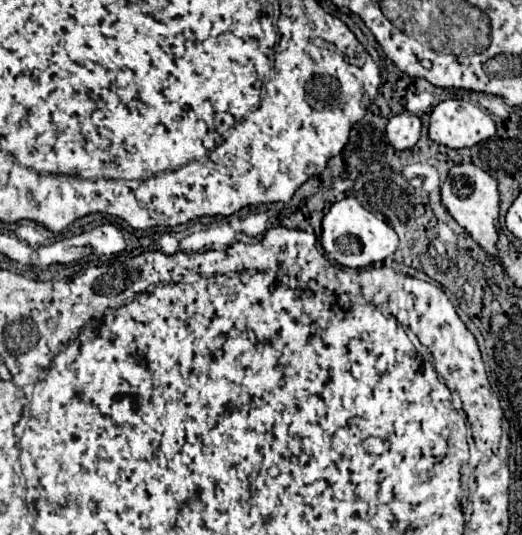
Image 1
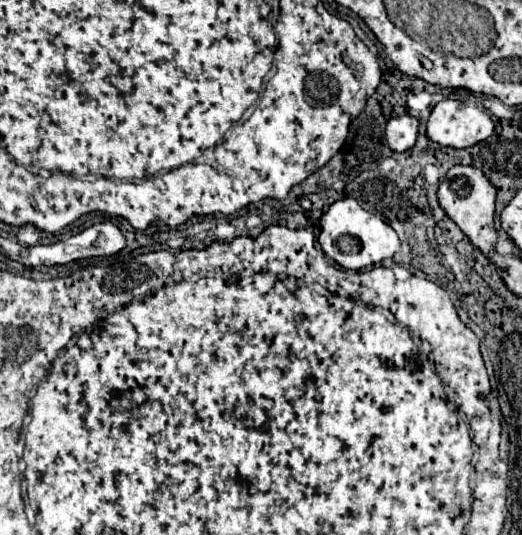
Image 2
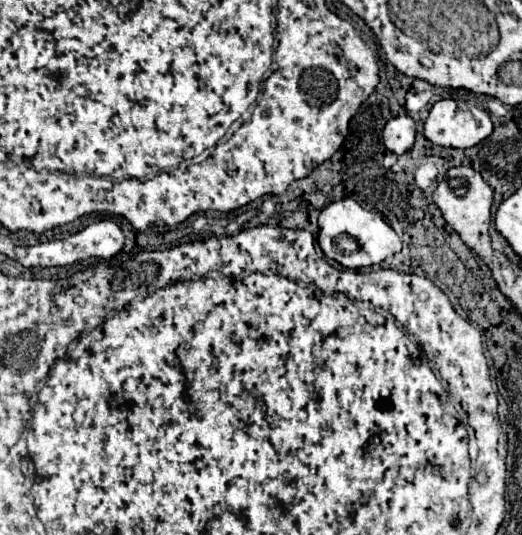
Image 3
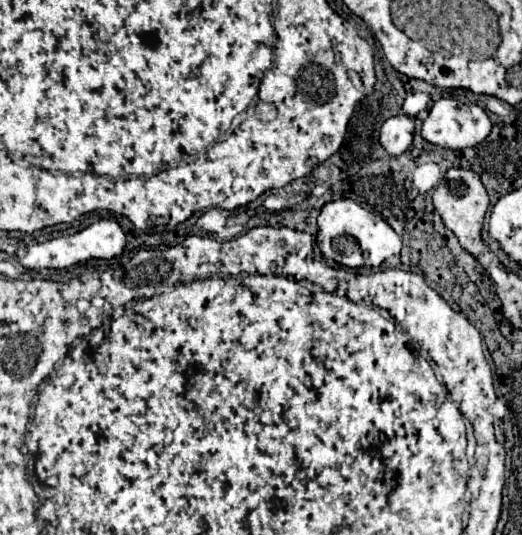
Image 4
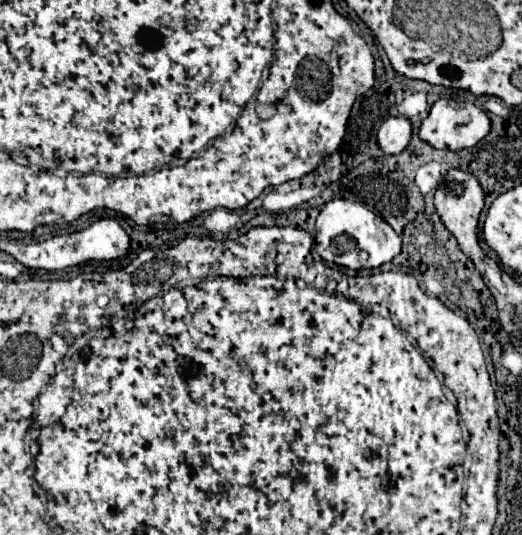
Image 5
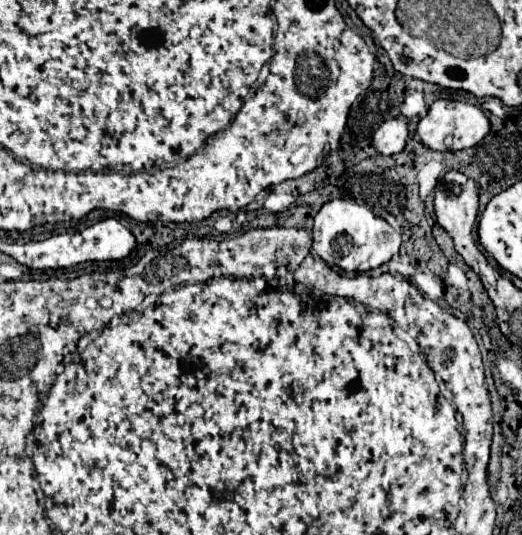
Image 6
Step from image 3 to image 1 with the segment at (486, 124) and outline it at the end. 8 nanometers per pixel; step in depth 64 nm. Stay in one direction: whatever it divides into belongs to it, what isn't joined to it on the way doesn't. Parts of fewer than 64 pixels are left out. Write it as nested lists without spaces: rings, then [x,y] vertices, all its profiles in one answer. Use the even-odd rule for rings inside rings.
[[[444,100],[430,114],[430,140],[448,148],[470,148],[494,134],[490,112],[466,100]]]

